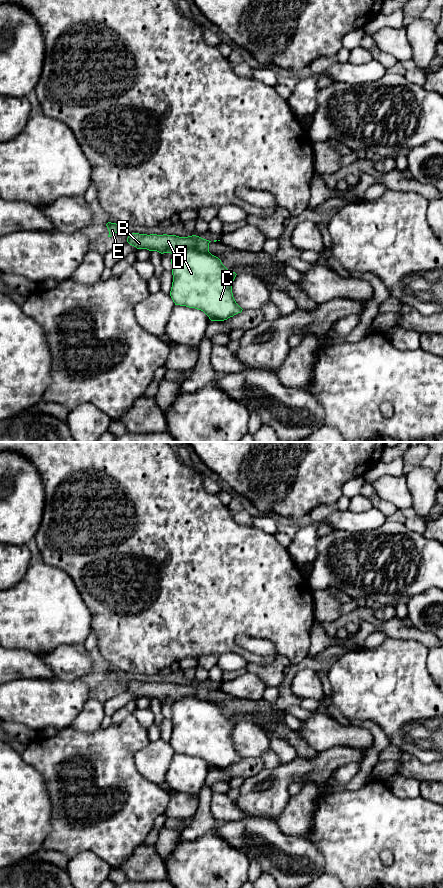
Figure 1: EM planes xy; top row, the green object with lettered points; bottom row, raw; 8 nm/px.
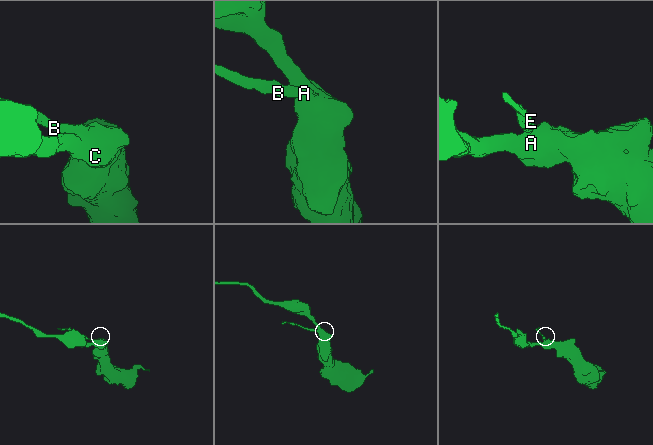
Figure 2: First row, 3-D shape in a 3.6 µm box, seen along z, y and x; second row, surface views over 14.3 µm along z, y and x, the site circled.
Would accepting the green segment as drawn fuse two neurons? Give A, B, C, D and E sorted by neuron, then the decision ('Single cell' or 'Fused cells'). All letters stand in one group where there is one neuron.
Groups: A C / B D E. Fused cells

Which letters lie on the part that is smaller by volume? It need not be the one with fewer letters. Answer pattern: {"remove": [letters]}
{"remove": ["B", "D", "E"]}

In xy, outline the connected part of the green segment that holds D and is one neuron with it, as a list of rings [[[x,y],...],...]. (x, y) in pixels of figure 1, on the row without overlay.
[[[128,682],[127,690],[137,697],[147,697],[149,699],[157,699],[161,702],[171,701],[195,697],[201,700],[209,700],[209,691],[211,689],[203,687],[199,684],[192,683],[188,685],[179,685],[176,683],[157,683],[157,682]]]

